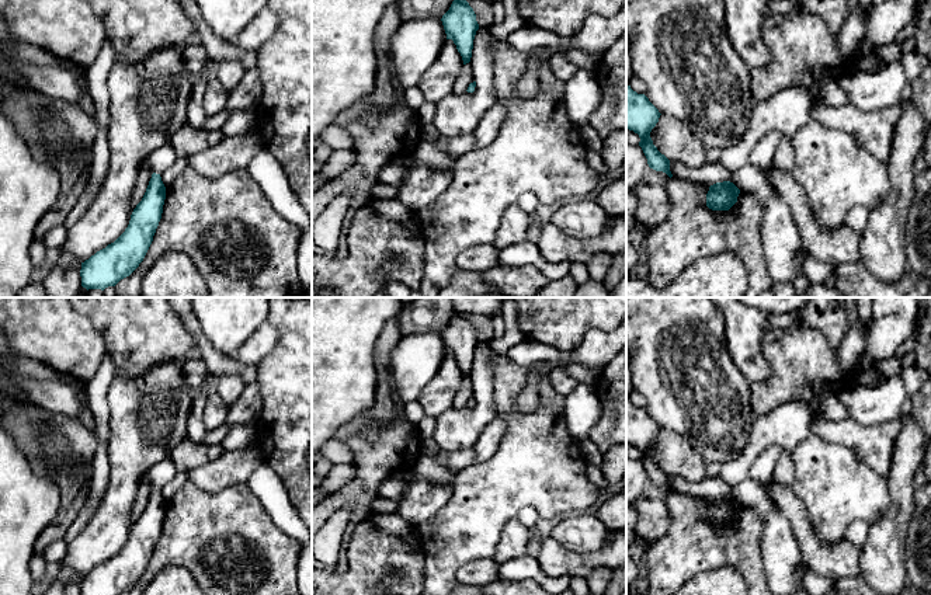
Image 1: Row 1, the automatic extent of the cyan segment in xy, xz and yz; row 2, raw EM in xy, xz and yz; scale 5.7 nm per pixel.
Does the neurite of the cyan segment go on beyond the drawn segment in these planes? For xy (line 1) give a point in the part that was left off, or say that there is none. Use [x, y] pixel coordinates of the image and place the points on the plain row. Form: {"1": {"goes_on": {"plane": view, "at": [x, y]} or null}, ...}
{"1": {"goes_on": {"plane": "xy", "at": [163, 472]}}}

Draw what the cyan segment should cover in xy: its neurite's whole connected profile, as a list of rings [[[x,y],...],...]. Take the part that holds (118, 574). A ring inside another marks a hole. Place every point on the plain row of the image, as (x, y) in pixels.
[[[170,457],[153,464],[146,477],[153,488],[142,515],[131,529],[125,546],[105,563],[81,577],[81,595],[121,595],[129,591],[143,575],[159,540],[166,514],[166,501],[160,488],[177,474]]]

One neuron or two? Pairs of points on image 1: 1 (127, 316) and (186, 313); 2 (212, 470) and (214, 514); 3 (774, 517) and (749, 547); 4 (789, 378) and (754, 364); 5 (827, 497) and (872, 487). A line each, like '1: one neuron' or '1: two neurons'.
1: two neurons
2: two neurons
3: two neurons
4: two neurons
5: one neuron

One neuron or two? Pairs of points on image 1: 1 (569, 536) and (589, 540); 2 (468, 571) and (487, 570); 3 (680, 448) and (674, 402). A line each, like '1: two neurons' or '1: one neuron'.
1: one neuron
2: one neuron
3: two neurons

